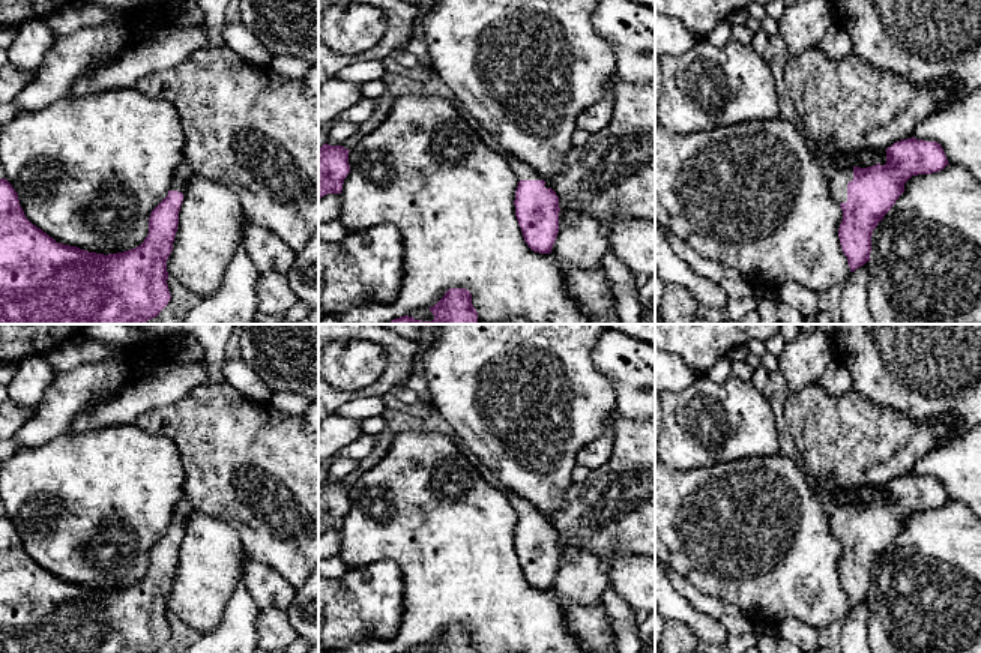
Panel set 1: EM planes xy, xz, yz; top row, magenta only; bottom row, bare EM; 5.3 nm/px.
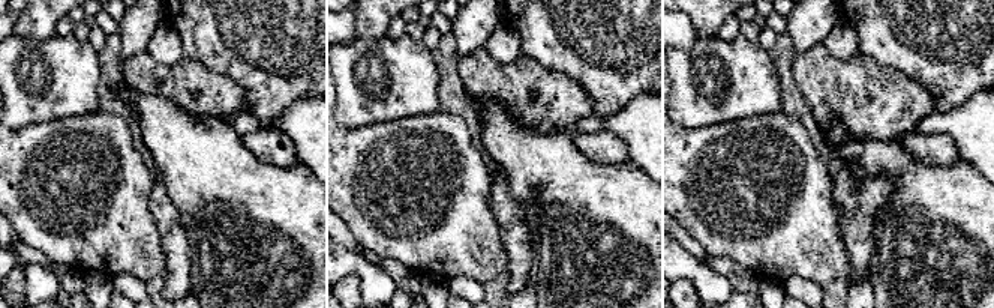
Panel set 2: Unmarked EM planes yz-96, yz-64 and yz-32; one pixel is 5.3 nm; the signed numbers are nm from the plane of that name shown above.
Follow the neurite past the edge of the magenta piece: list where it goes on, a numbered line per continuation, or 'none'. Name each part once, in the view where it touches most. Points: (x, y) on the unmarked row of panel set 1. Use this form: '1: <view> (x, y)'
1: yz (839, 515)

